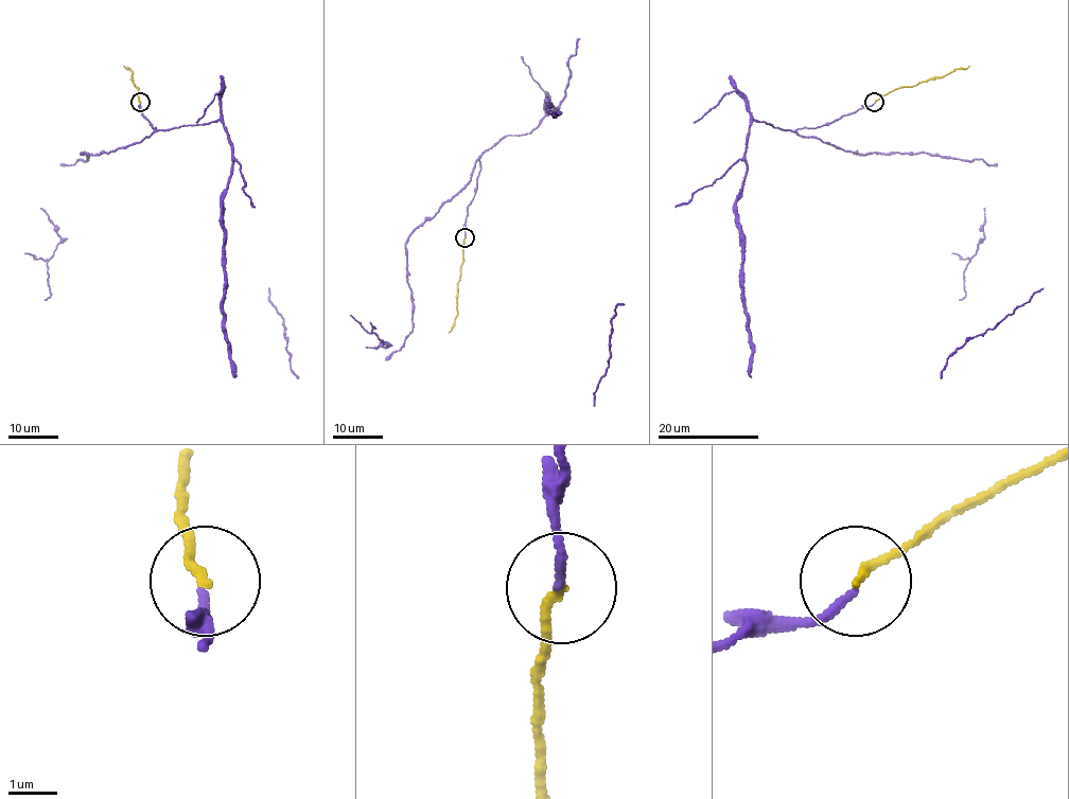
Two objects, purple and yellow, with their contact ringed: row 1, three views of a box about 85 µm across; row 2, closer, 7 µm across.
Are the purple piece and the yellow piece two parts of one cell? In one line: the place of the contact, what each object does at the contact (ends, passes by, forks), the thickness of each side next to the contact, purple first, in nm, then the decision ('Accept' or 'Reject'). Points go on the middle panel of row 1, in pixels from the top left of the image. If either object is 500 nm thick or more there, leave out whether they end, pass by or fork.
Place: (465, 237). At the ring purple ends. At the ring yellow ends. Thickness 150 nm (purple) against 170 nm. Accept

